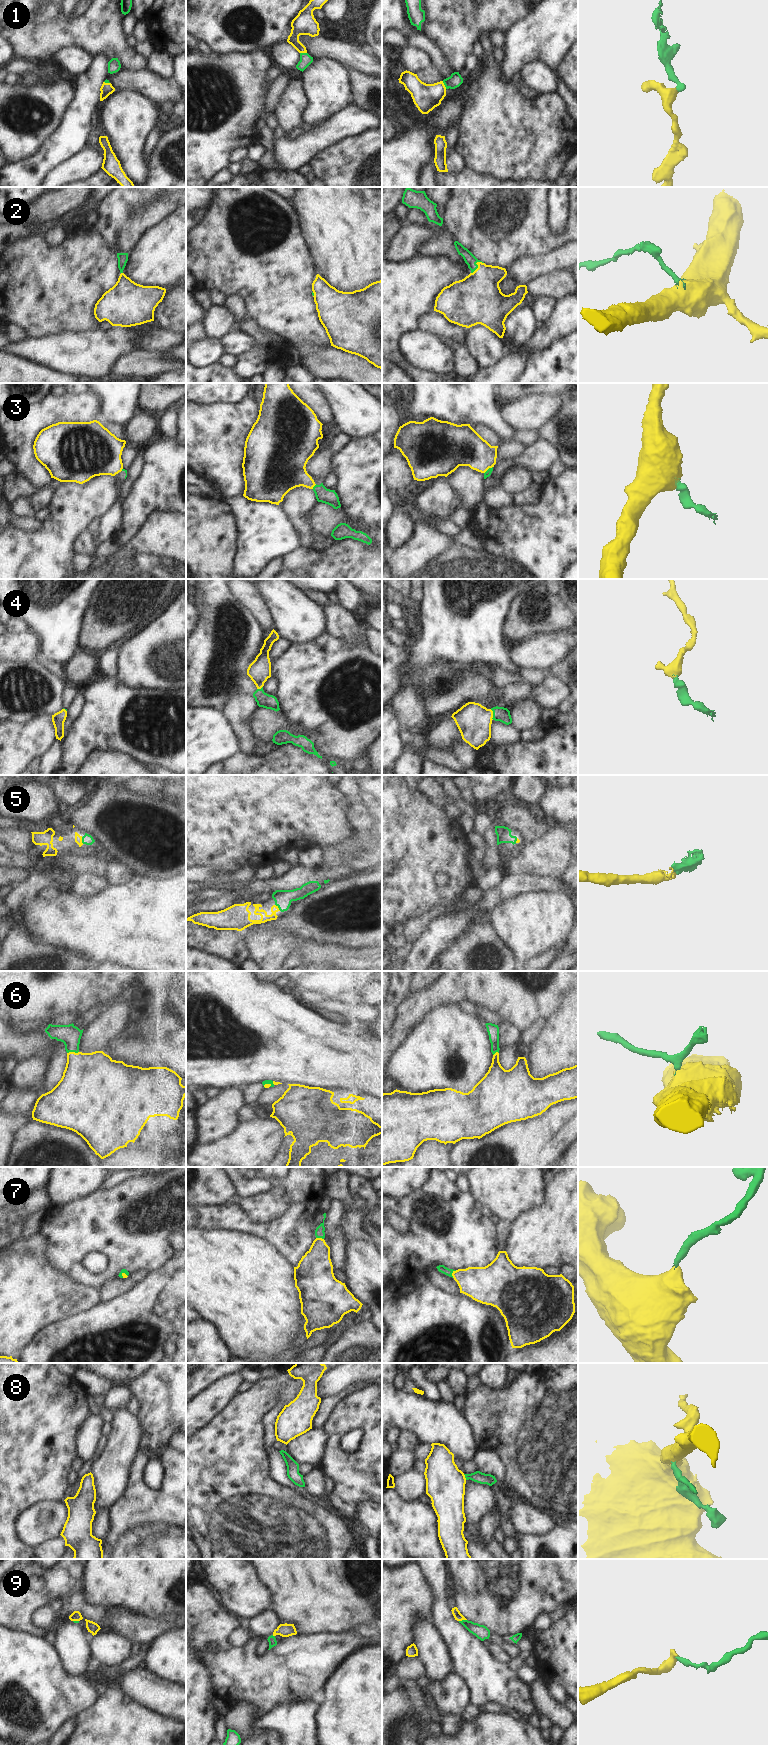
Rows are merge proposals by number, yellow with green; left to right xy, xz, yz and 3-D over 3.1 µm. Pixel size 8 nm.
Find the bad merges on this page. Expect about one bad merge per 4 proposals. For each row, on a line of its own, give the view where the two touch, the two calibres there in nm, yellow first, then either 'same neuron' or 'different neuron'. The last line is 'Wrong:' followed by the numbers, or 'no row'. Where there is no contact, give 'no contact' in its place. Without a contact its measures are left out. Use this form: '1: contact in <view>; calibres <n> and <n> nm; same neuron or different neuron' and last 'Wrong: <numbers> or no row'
1: contact in yz; calibres 220 and 110 nm; same neuron
2: contact in yz; calibres 360 and 90 nm; same neuron
3: contact in xz; calibres 300 and 120 nm; different neuron
4: contact in yz; calibres 280 and 120 nm; same neuron
5: contact in xz; calibres 60 and 140 nm; same neuron
6: contact in xy; calibres 420 and 170 nm; same neuron
7: contact in yz; calibres 280 and 60 nm; same neuron
8: contact in yz; calibres 320 and 90 nm; same neuron
9: contact in yz; calibres 70 and 110 nm; same neuron
Wrong: 3

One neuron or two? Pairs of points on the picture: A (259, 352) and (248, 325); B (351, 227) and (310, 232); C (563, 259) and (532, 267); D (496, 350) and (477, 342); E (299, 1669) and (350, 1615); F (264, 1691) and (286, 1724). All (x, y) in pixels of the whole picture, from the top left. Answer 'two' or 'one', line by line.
A: one
B: one
C: one
D: one
E: two
F: two

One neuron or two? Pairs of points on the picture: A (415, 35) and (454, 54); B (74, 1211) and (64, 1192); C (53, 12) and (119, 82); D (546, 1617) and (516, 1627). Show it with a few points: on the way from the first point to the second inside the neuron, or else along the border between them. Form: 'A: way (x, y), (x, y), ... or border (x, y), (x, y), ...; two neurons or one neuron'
A: border (424, 31), (439, 47), (445, 60), (451, 67); two neurons
B: border (90, 1192), (63, 1204), (52, 1205); two neurons
C: border (121, 67), (143, 69); two neurons
D: border (551, 1612), (540, 1612), (528, 1625); two neurons

